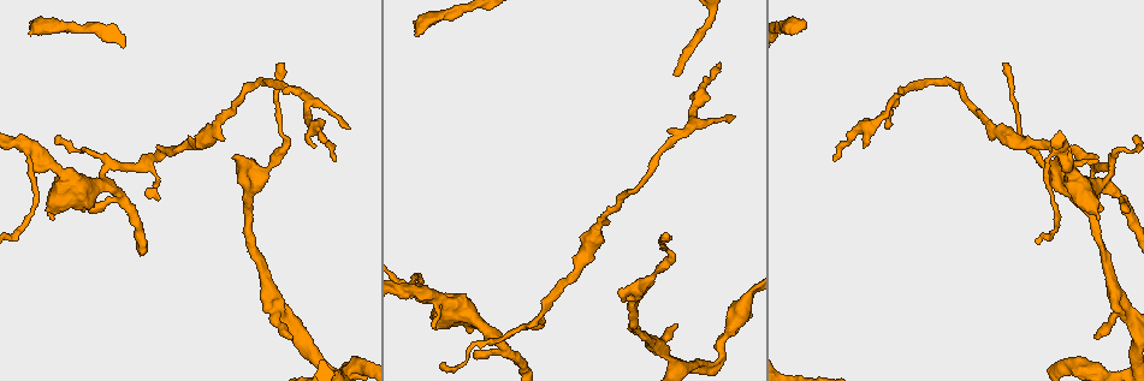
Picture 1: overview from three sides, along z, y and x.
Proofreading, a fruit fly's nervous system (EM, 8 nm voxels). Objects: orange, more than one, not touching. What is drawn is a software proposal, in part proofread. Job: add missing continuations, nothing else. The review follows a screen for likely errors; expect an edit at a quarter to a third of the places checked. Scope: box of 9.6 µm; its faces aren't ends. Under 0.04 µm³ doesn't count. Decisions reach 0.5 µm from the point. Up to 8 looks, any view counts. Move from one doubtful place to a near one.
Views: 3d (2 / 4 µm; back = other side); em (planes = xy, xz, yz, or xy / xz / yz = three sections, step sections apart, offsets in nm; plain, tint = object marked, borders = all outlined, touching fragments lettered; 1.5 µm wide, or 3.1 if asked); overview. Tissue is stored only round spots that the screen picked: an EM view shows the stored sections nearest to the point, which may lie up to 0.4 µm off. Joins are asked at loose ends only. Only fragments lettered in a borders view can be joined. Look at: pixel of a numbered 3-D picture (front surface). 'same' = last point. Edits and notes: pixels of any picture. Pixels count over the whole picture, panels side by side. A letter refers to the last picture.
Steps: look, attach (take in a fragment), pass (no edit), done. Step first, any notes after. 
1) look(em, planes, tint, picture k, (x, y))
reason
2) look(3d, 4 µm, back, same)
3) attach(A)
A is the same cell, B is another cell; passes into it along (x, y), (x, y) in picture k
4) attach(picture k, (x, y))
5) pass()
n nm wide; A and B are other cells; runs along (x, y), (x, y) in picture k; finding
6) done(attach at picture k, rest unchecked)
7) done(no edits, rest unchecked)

look(em, xy, step 8, borders, picture 1, (291, 338))

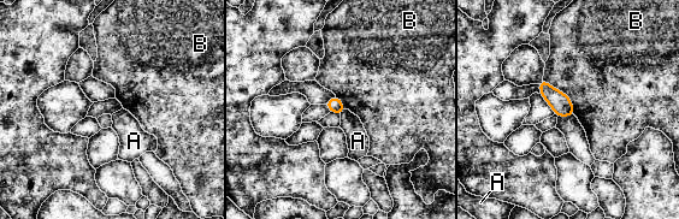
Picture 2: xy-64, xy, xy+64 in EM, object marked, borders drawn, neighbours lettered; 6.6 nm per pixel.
look(em, planes, borders, same)
another direction

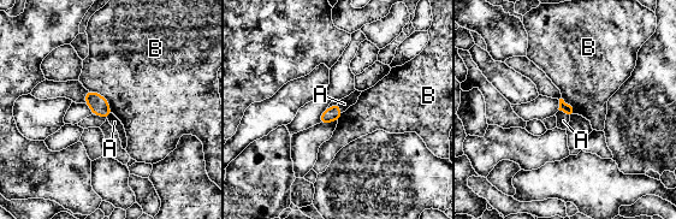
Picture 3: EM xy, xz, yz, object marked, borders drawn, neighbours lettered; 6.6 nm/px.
attach(picture 3, (563, 120))
A is the same cell, B is another cell; it goes on there

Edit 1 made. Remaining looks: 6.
look(overview)

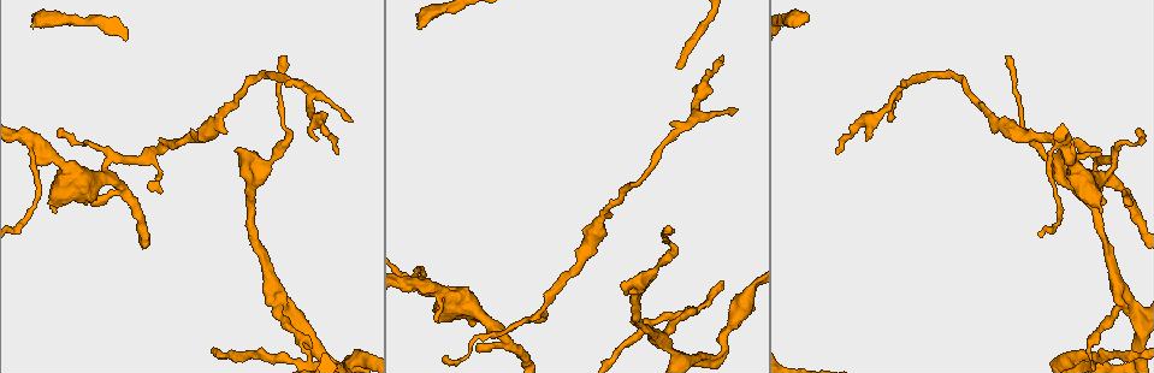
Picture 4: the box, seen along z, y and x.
look(3d, 4 µm, back, picture 4, (1131, 206))
branch stops here

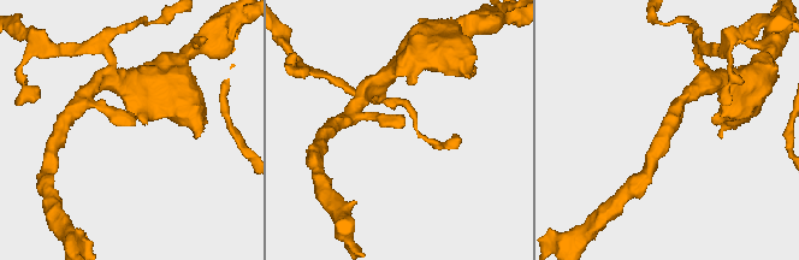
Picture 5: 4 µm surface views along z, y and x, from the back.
look(em, planes, borders, picture 5, (404, 123))

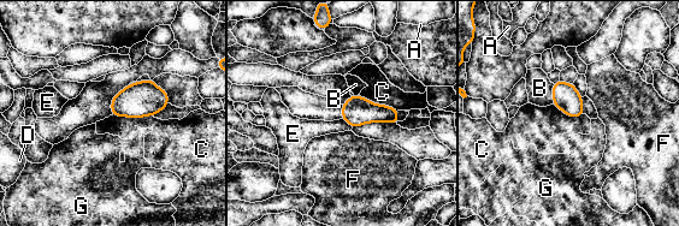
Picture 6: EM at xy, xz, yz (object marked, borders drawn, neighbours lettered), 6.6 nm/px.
pass()
180 nm wide; A, B, C, D, E, F and G are other cells; border along (341, 119), (352, 128) in picture 6; none of them fits

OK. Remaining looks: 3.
look(em, planes, plain, picture 4, (807, 13))
end of a long branch

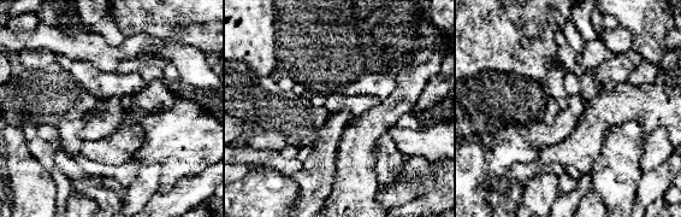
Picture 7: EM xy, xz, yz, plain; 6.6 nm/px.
look(em, planes, borders, same)

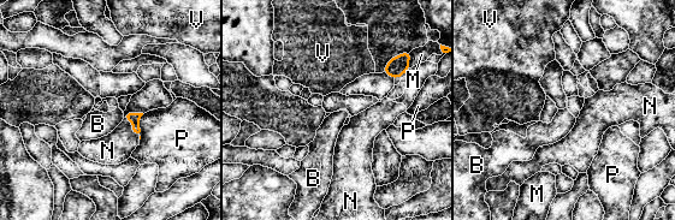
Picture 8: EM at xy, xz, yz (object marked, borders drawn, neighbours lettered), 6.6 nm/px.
attach(picture 8, (117, 147))
N is the same cell, B, M, P and V are other cells; passes into it along (134, 118), (131, 124), (117, 147) in picture 8; it goes on there

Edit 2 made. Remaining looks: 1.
done(attach at picture 3, attach at picture 8, rest unchecked)

